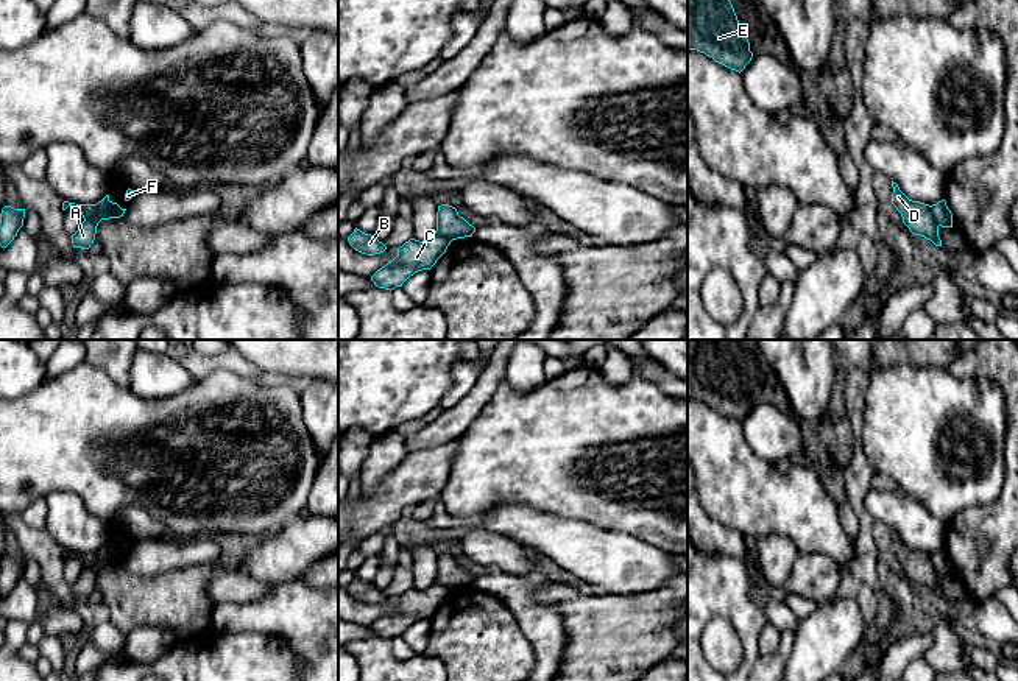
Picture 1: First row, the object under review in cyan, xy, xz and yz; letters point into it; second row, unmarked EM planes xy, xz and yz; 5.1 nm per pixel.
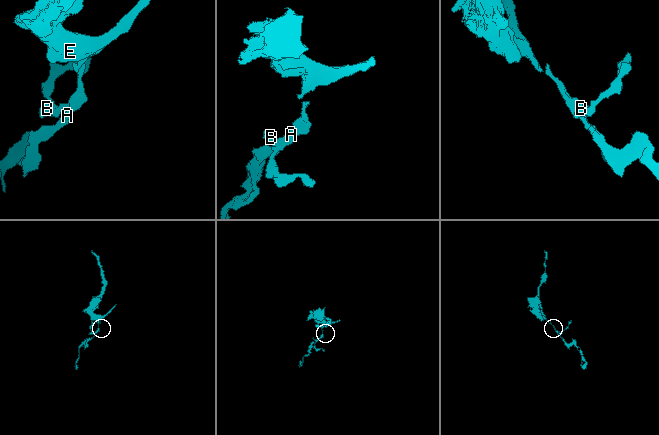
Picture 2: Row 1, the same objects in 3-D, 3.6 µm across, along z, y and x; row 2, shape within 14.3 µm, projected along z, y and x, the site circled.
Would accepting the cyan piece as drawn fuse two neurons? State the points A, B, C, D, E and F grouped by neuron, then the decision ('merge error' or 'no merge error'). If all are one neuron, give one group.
A D E F / B C | merge error

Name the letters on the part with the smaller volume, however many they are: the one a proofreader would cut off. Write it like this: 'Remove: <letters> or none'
Remove: B, C

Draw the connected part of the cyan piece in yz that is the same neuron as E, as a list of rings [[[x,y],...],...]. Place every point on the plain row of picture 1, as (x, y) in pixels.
[[[688,340],[688,399],[742,421],[751,410],[750,391],[728,348],[728,340]]]

